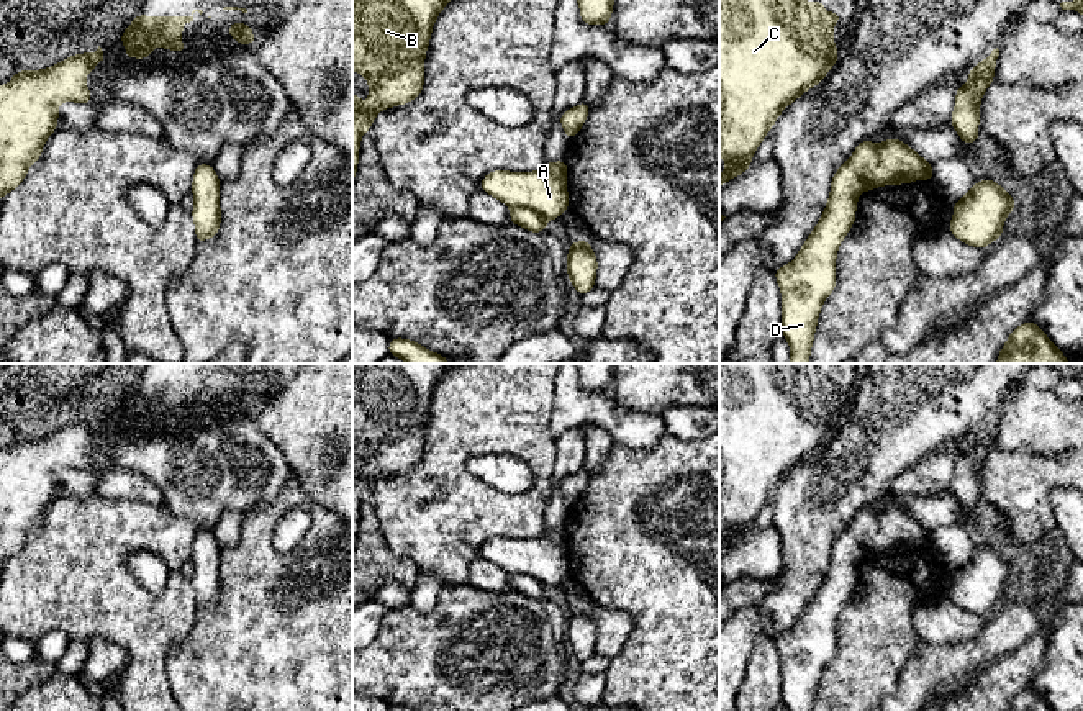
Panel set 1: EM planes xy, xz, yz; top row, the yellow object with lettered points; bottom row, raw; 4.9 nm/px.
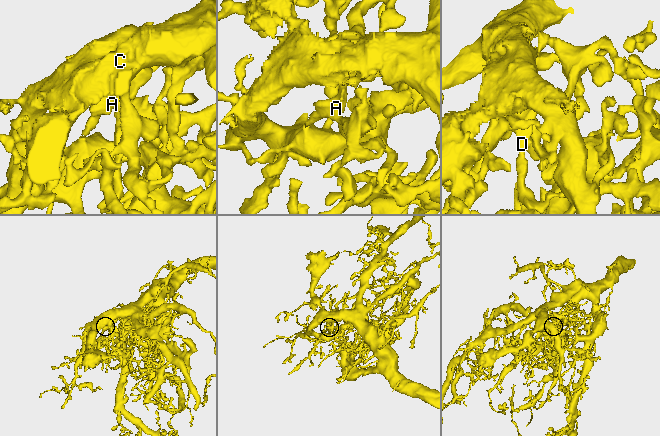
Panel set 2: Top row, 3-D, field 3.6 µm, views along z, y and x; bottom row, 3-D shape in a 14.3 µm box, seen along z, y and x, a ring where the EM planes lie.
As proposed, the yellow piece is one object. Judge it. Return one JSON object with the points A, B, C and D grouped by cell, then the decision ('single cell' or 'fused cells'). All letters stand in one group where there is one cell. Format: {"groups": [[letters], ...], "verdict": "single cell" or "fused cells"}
{"groups": [["A", "B", "C", "D"]], "verdict": "single cell"}

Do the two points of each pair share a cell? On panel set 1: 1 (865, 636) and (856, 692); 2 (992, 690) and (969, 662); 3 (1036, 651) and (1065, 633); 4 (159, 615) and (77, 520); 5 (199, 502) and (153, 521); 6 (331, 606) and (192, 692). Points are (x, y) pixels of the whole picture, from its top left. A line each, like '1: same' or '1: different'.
1: same
2: different
3: different
4: same
5: different
6: same

